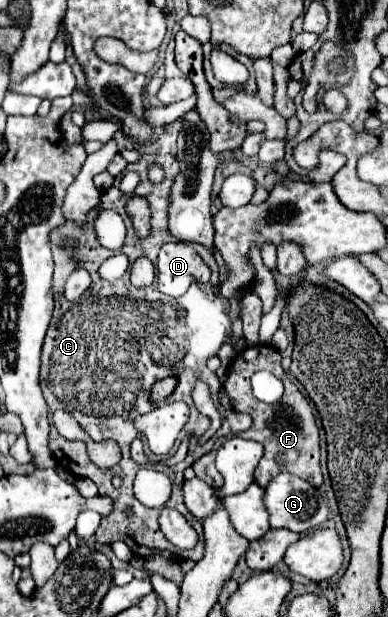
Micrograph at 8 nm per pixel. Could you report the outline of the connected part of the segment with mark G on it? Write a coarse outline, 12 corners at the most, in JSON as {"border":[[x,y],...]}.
{"border":[[290,473],[266,487],[270,527],[318,529],[326,501]]}

